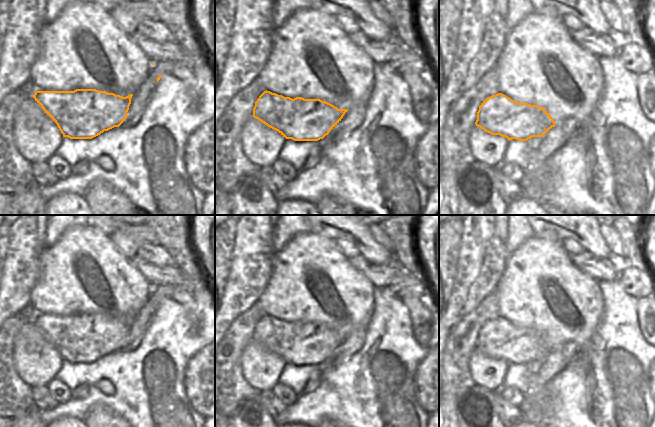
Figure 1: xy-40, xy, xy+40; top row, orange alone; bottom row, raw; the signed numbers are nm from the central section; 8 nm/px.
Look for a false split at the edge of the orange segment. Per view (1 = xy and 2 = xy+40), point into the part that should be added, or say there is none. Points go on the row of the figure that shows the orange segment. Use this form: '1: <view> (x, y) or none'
1: none
2: none

